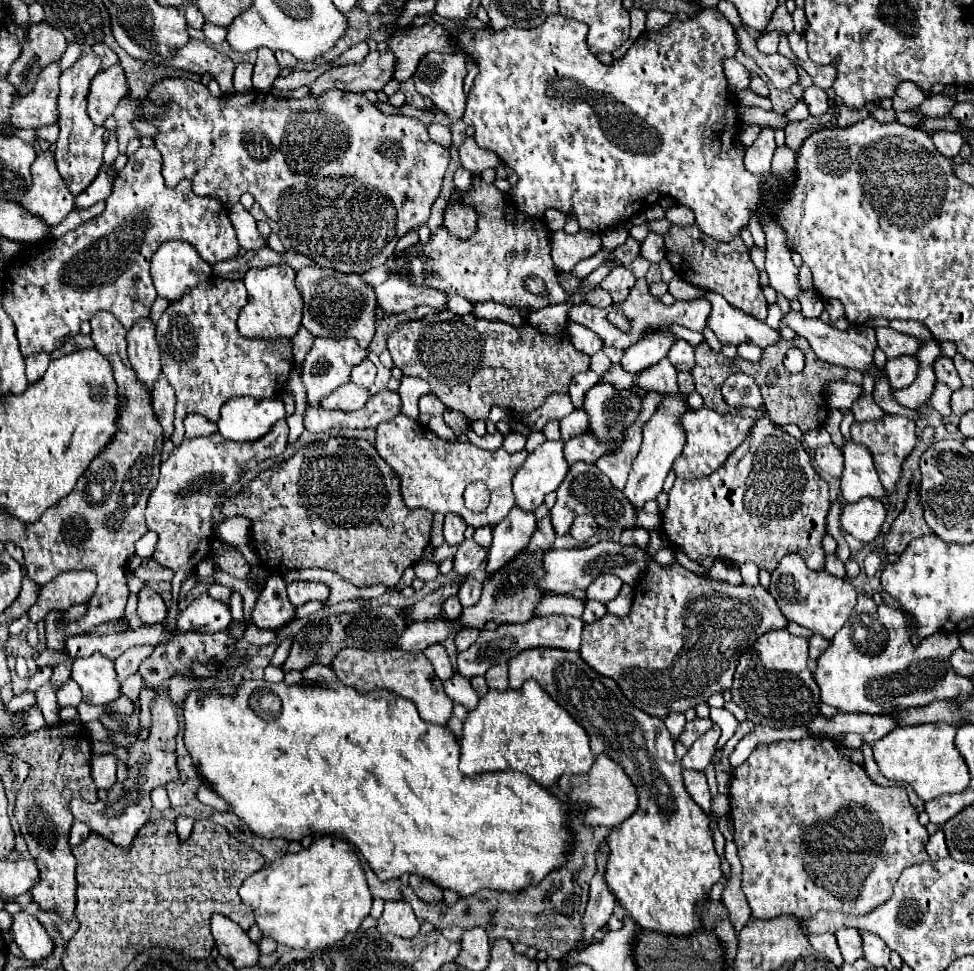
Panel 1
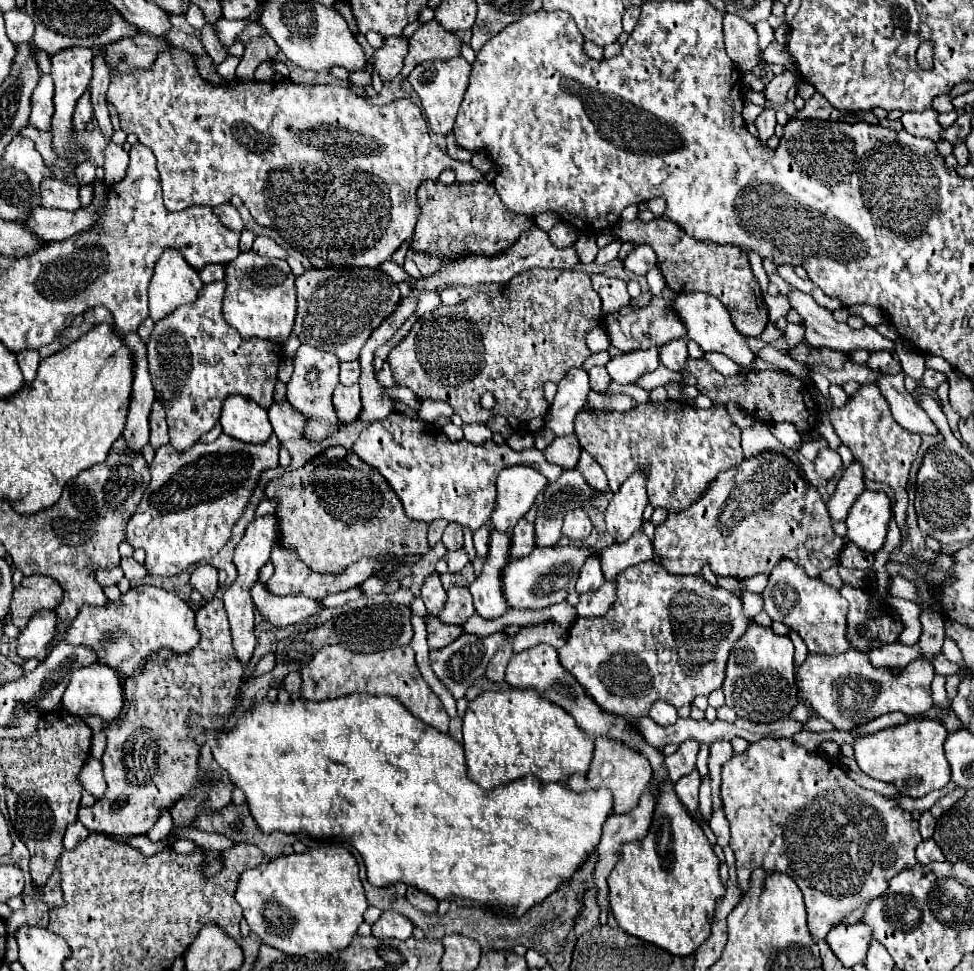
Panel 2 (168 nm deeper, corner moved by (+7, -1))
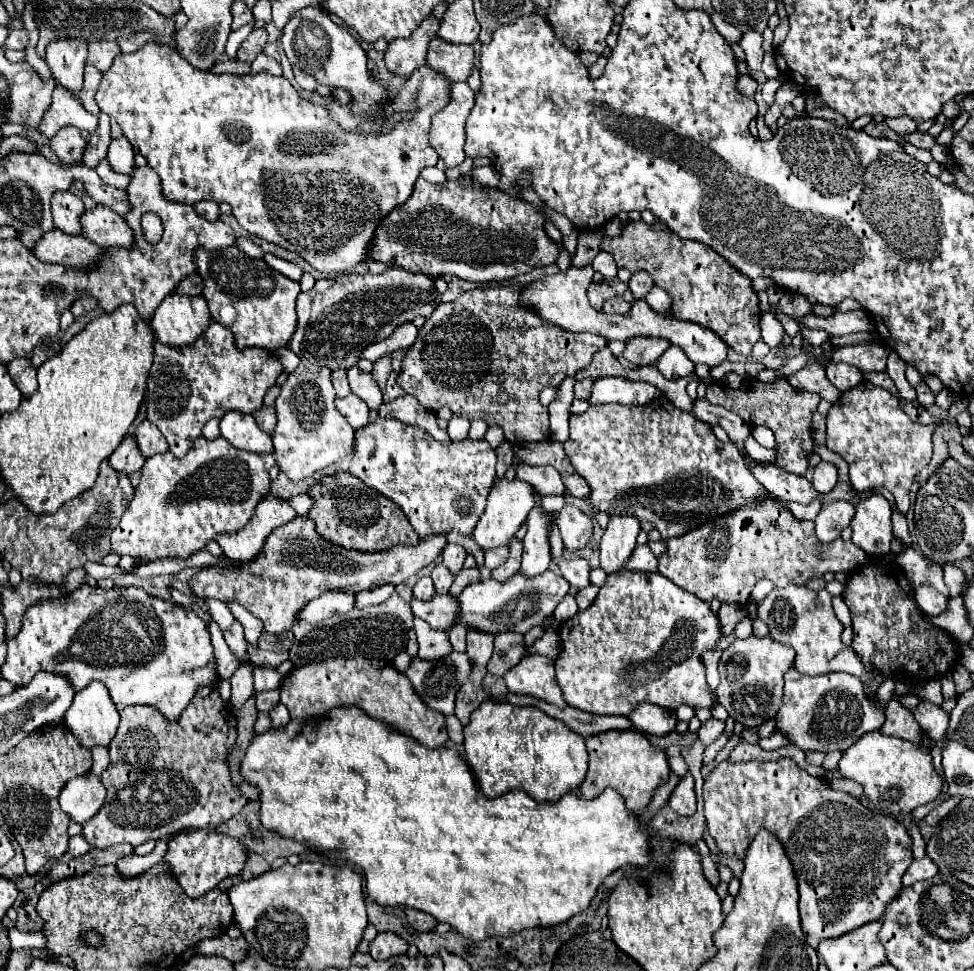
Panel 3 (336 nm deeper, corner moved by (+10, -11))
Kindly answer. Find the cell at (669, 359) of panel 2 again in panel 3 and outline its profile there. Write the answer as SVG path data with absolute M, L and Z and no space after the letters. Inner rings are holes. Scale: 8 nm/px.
M670 345L668 351L664 351L664 355L658 359L656 365L666 379L688 377L694 371L694 363L684 355L684 351L680 351L680 347L674 345Z

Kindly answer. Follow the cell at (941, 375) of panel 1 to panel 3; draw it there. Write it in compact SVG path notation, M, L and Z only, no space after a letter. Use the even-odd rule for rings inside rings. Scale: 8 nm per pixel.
M920 383L920 385L916 387L916 401L918 401L922 407L930 407L930 405L934 403L934 393L930 391L928 385Z

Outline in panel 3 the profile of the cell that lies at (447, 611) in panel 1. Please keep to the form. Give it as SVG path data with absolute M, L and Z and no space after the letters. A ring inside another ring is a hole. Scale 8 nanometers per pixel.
M420 577L416 581L416 585L412 587L412 593L418 597L418 599L432 599L434 597L434 583L430 577Z

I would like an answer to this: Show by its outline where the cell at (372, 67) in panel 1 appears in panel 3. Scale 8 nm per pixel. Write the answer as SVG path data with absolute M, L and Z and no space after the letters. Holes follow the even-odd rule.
M428 15L428 19L424 19L424 23L420 23L420 27L412 33L410 39L396 39L388 43L386 49L386 65L392 73L396 73L398 77L408 77L412 75L412 71L416 67L420 67L420 63L426 61L426 53L428 53L428 43L436 37L440 27L440 19L436 19L434 15Z

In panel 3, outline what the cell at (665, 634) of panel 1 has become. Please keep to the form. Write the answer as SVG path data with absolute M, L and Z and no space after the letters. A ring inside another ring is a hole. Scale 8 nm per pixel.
M624 571L622 575L608 575L606 583L600 587L600 593L596 597L596 601L584 609L578 611L576 617L564 621L560 625L560 641L562 641L562 653L556 659L556 679L558 685L564 693L564 699L568 705L588 711L588 713L596 713L596 715L628 715L638 703L654 703L658 707L676 711L680 705L690 705L690 707L712 707L716 703L716 699L712 697L708 685L706 685L706 667L702 663L702 653L710 651L716 647L720 635L720 625L718 625L718 617L710 611L710 605L702 599L698 599L696 595L680 589L678 585L674 585L670 579L666 579L660 573L642 573L642 571Z

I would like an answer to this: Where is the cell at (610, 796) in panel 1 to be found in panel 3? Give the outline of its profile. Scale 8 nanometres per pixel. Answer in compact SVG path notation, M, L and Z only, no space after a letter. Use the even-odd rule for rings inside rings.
M632 729L632 731L604 731L604 735L590 735L586 739L588 747L588 773L584 783L580 785L580 795L584 799L594 799L600 795L606 787L614 787L620 795L626 799L626 807L632 813L642 813L654 791L668 783L670 777L670 765L668 765L668 755L666 751L660 751L658 747L652 747L650 739Z

